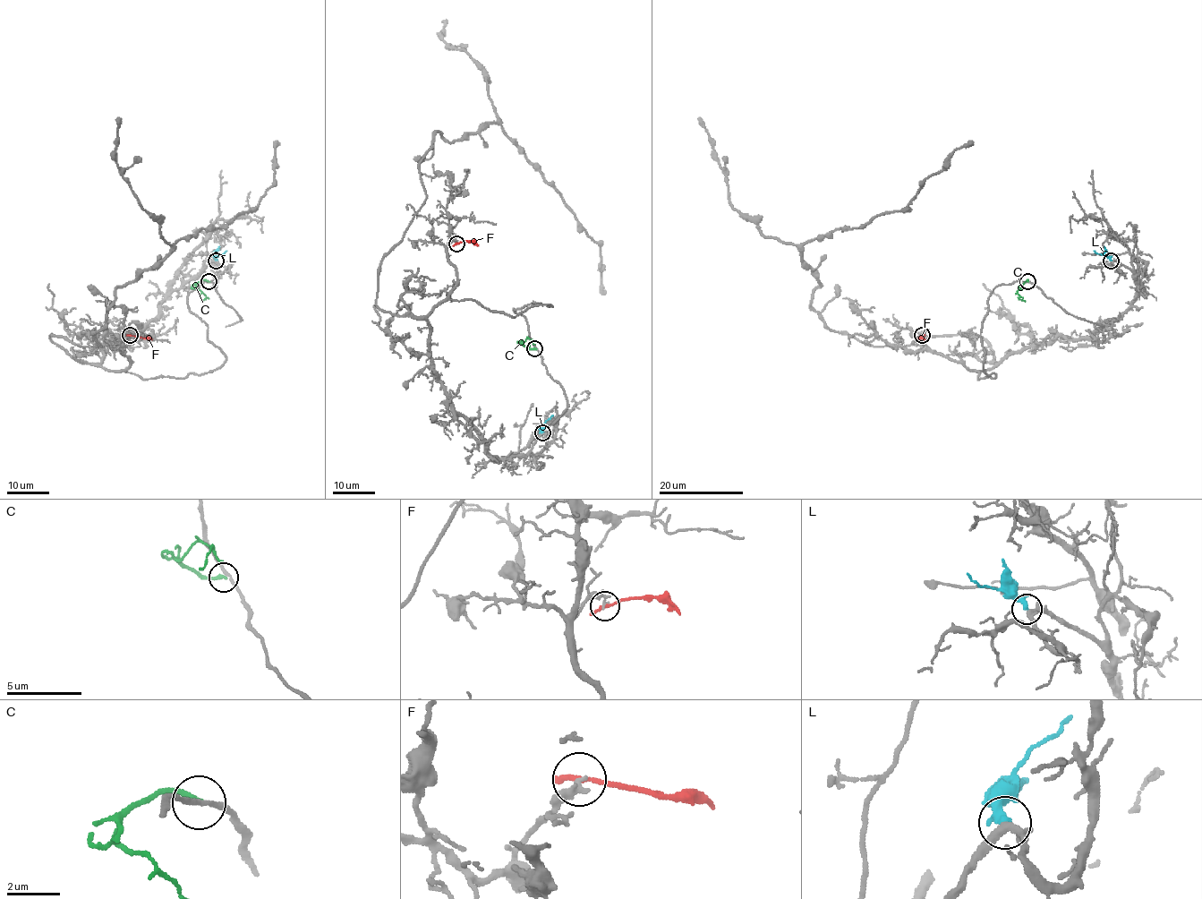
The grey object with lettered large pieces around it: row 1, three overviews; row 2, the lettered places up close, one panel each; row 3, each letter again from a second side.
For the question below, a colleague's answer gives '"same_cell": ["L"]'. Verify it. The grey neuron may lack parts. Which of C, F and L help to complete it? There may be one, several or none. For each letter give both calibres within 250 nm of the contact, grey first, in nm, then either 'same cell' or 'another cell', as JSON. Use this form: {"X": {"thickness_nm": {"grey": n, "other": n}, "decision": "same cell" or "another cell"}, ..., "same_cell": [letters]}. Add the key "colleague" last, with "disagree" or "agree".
{"C": {"thickness_nm": {"grey": 180, "other": 240}, "decision": "another cell"}, "F": {"thickness_nm": {"grey": 220, "other": 240}, "decision": "another cell"}, "L": {"thickness_nm": {"grey": 240, "other": 400}, "decision": "same cell"}, "same_cell": ["L"], "colleague": "agree"}

